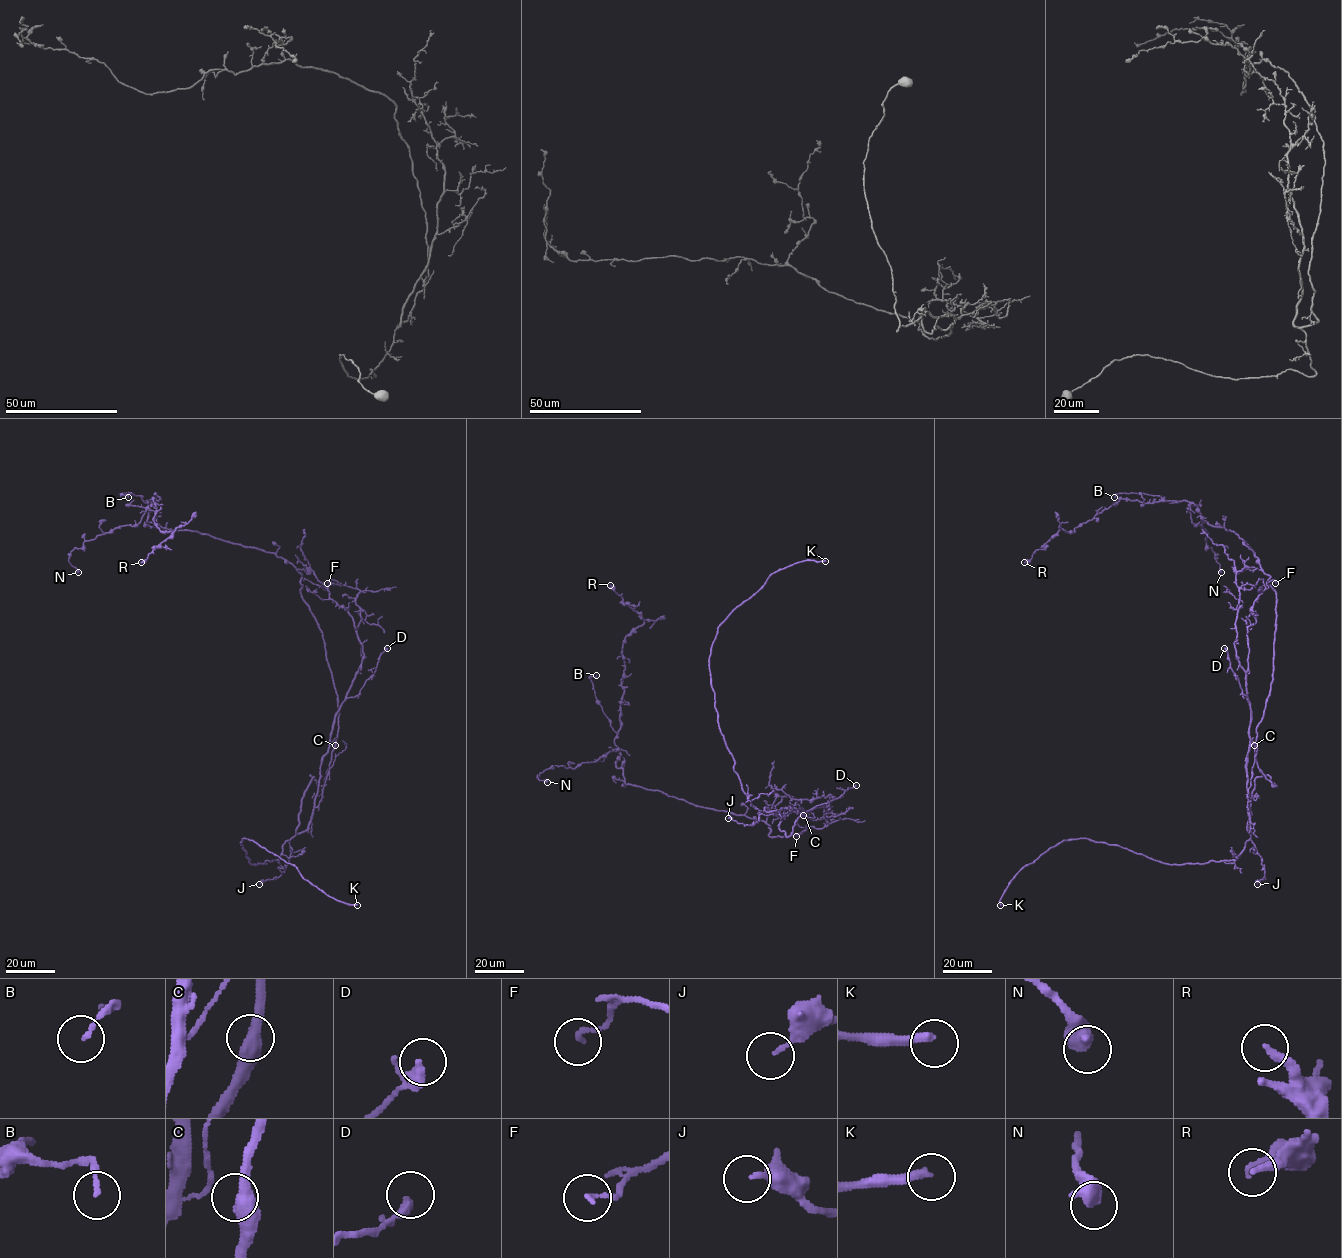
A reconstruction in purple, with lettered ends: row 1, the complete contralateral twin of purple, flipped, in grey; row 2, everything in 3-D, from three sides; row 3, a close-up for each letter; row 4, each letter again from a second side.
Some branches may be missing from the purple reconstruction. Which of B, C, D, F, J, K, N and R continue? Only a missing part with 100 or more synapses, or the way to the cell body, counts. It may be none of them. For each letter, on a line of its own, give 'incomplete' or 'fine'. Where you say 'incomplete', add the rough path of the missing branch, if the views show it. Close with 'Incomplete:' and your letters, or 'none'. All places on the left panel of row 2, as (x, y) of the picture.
B: fine
C: fine
D: fine
F: fine
J: fine
K: incomplete; course (357, 905), (369, 900), (388, 886), (396, 885), (417, 888), (425, 899)
N: fine
R: fine
Incomplete: K

